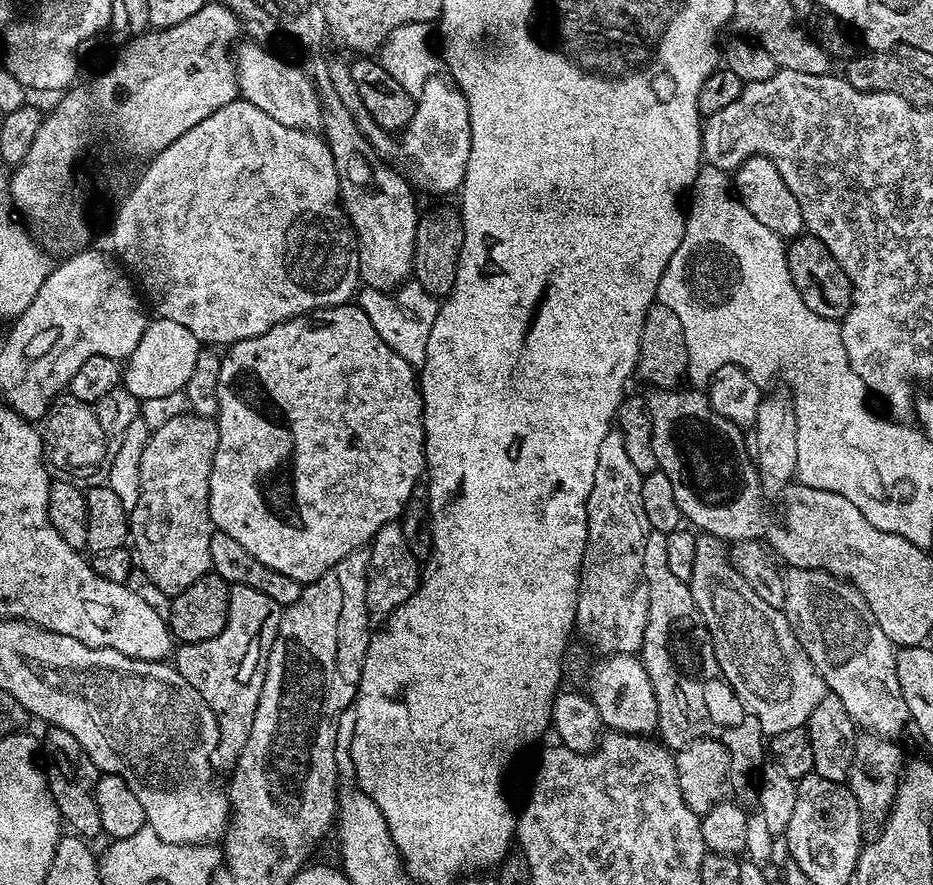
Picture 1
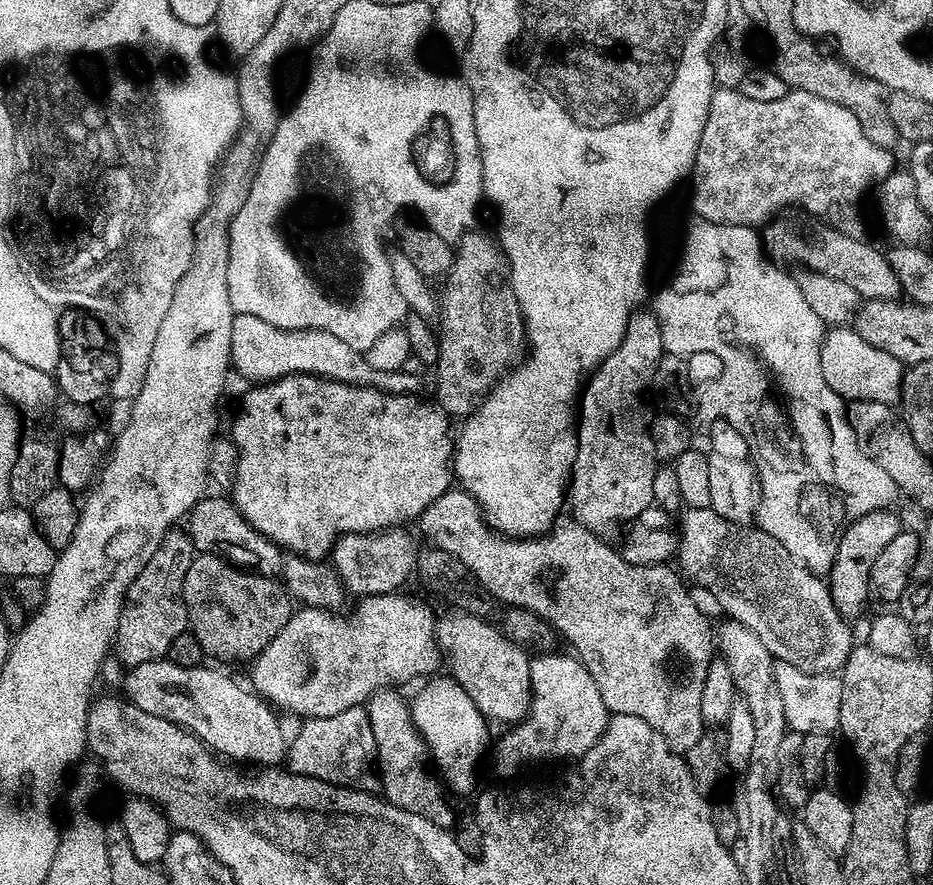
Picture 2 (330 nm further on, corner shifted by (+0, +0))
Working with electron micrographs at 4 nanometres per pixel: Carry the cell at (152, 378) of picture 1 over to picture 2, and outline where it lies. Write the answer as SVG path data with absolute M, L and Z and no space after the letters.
M236 314L232 317L230 330L230 364L245 376L248 382L267 382L277 376L294 372L306 372L340 380L344 384L371 386L381 392L391 392L394 396L410 396L419 393L420 380L409 370L383 372L367 363L359 352L346 346L339 337L323 331L281 330L274 324L268 324L257 316Z

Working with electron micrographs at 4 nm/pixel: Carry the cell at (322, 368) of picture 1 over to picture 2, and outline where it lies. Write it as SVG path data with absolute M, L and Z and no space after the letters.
M294 372L291 374L285 374L283 376L277 376L274 380L269 380L267 382L257 383L244 396L244 401L240 404L240 413L236 416L236 421L232 424L232 431L230 431L230 437L236 446L237 450L237 466L236 475L232 479L230 485L230 499L233 504L235 504L236 509L242 513L243 516L248 520L249 526L256 529L261 536L265 536L267 540L271 540L273 544L279 546L281 549L287 550L289 553L302 556L306 560L315 560L317 562L323 561L325 557L329 555L332 551L332 545L340 539L341 536L346 532L378 532L381 530L391 529L393 526L399 525L400 520L408 519L415 521L419 516L421 516L425 510L435 502L443 492L449 491L450 485L448 483L453 483L454 476L448 468L444 465L444 459L449 459L450 452L447 452L447 448L450 448L450 440L443 436L438 429L432 428L436 424L436 416L427 408L424 404L419 404L416 401L417 397L415 395L410 396L394 396L391 392L381 392L380 389L371 386L357 386L354 384L344 384L340 380L331 380L322 376L317 376L315 374L309 374L306 372Z

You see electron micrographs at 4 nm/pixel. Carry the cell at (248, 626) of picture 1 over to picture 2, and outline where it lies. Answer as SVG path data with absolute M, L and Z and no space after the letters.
M215 554L193 555L192 561L190 562L190 570L186 570L186 578L184 579L184 605L188 611L188 628L196 636L196 640L199 642L205 657L210 658L210 656L213 656L216 660L245 660L245 662L255 660L259 652L266 650L266 646L282 630L282 626L286 626L286 622L292 617L294 611L293 597L279 579L263 575L255 570L245 570L225 560L223 556L217 556Z

